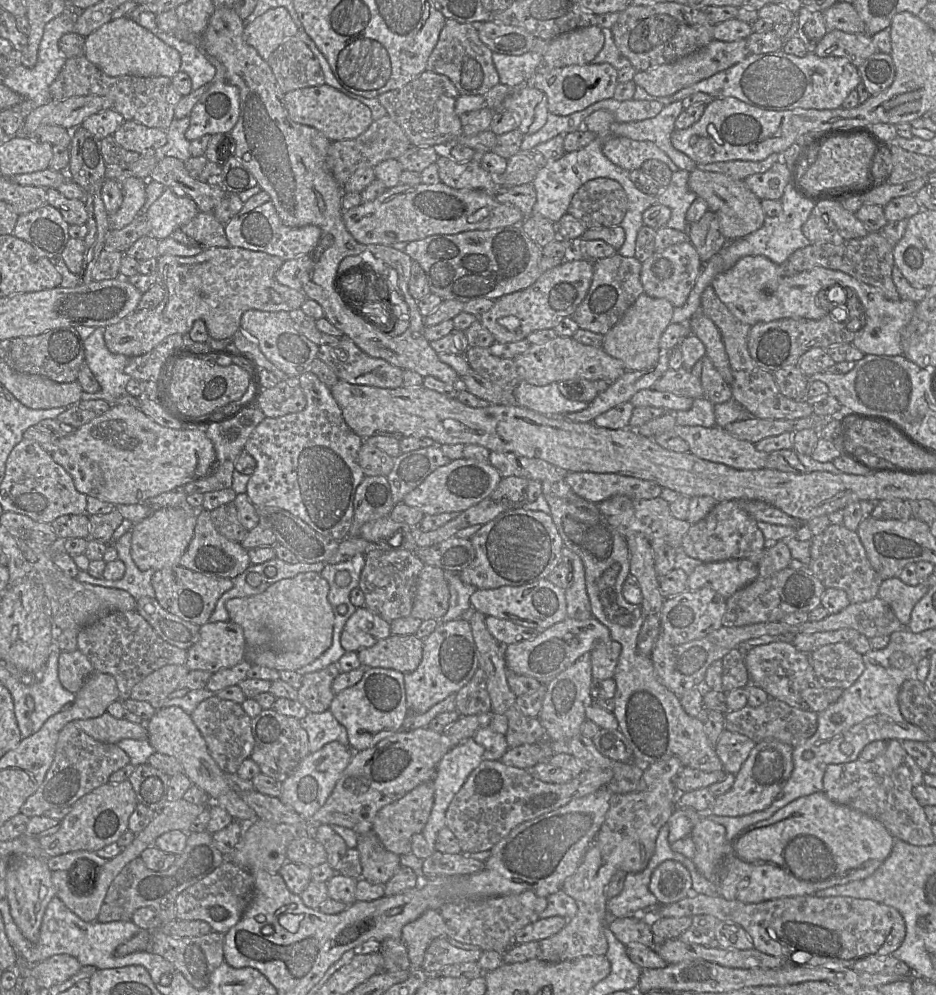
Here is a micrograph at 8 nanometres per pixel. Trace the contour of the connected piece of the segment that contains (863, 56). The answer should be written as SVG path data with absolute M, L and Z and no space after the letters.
M830 30L817 44L814 54L819 57L845 57L854 66L860 66L871 55L879 52L866 33L846 33Z

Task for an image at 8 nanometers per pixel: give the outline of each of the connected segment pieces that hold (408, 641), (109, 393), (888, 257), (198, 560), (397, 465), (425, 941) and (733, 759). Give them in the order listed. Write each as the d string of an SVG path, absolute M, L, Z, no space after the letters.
M393 635L357 652L363 666L413 672L423 655L423 641L414 635Z
M97 327L83 341L85 362L100 385L100 390L94 393L83 391L81 400L103 399L110 407L116 405L119 398L129 395L126 385L131 377L124 372L130 358L122 354L111 353L105 345L104 329Z
M870 232L866 237L851 239L845 242L831 242L825 244L810 244L796 250L783 264L783 275L794 276L802 271L814 267L842 271L857 280L878 288L889 300L900 300L899 293L892 279L894 245L881 233Z
M197 510L197 521L194 535L179 561L179 565L207 576L234 579L250 566L248 551L238 542L231 541L221 535L214 527L210 511Z
M440 446L421 447L394 458L394 466L387 480L395 504L403 502L405 495L419 486L434 470L449 464L451 460L443 454Z
M437 909L425 911L419 918L402 929L402 941L406 945L411 969L420 969L425 951L436 938L447 937L447 925Z
M724 729L715 745L715 751L726 773L738 774L756 743L749 737Z

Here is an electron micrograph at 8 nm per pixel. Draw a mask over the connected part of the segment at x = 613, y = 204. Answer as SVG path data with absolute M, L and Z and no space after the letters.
M601 177L584 183L573 196L567 213L580 220L587 229L614 227L621 224L628 209L628 198L621 184Z

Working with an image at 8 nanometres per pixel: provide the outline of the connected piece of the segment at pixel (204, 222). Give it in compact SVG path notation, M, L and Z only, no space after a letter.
M199 212L191 221L175 230L170 236L177 242L201 247L229 247L225 225L220 223L213 212Z

